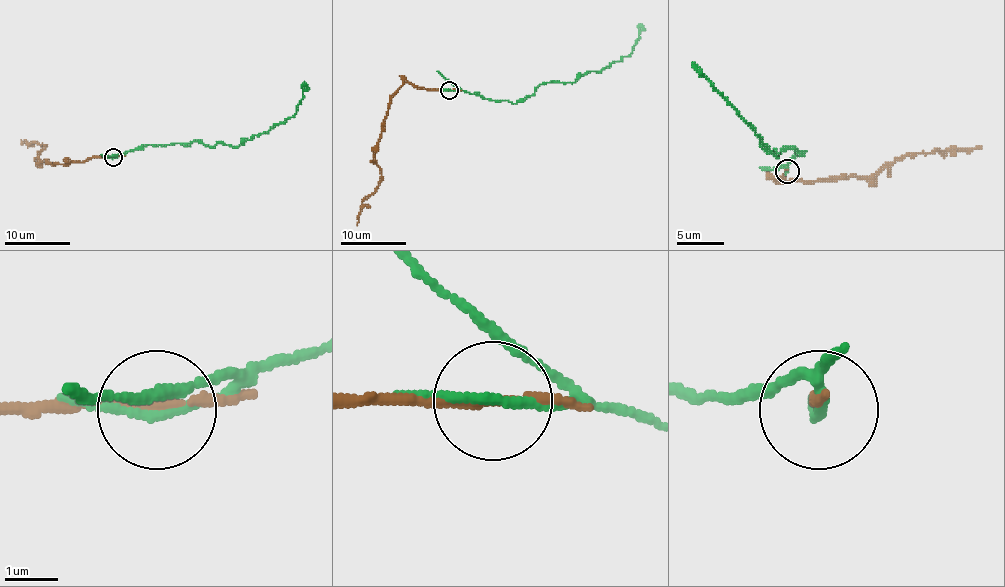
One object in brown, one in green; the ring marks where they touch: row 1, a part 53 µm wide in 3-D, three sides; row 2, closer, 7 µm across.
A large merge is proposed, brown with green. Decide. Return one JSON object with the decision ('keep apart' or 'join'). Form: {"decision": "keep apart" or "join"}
{"decision": "keep apart"}

